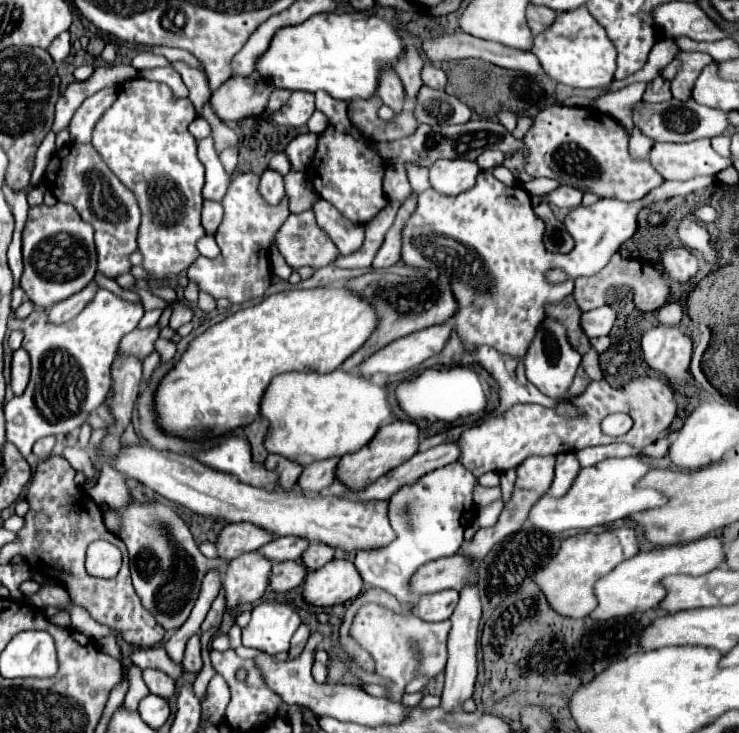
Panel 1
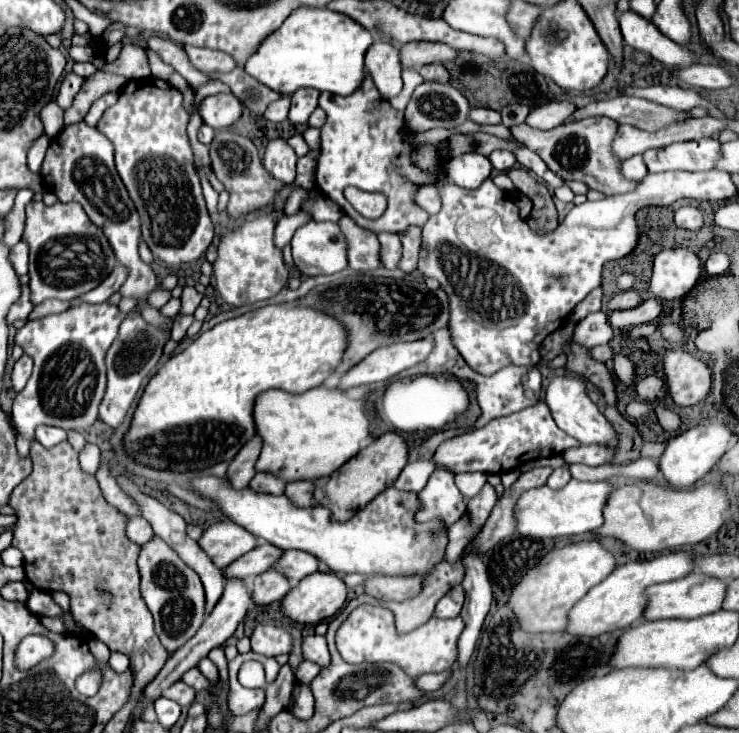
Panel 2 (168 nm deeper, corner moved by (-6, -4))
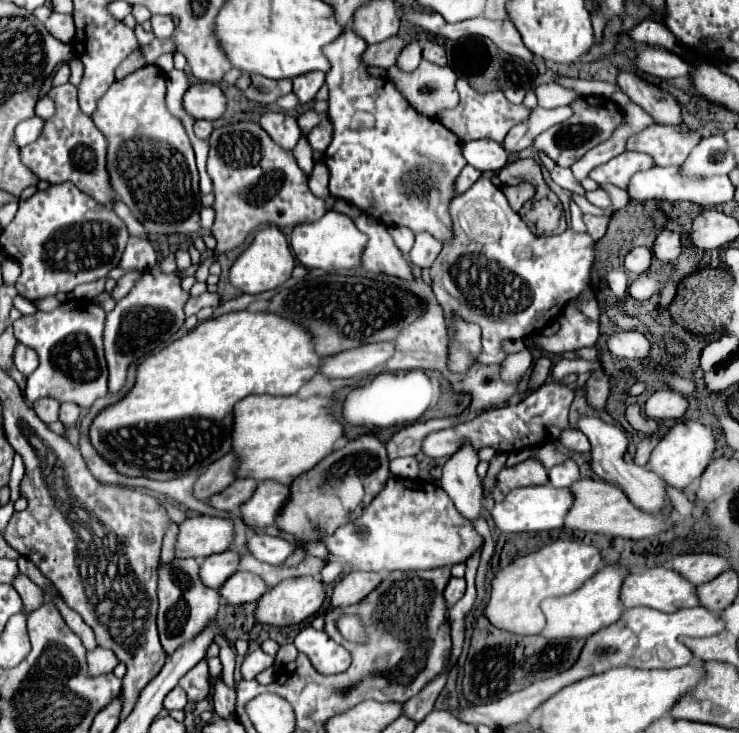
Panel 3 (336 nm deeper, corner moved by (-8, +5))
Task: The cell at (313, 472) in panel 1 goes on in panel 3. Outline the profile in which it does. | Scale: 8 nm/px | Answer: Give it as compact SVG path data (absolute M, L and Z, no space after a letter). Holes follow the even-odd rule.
M263 481L253 491L251 499L247 499L239 507L239 515L247 527L265 529L275 523L287 497L289 497L287 485L281 485L277 481Z

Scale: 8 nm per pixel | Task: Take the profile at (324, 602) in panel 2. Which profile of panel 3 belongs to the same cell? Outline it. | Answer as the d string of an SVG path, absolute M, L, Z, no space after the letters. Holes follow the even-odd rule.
M317 577L285 579L271 587L261 601L257 601L253 617L261 625L297 625L319 611L323 601L325 585Z

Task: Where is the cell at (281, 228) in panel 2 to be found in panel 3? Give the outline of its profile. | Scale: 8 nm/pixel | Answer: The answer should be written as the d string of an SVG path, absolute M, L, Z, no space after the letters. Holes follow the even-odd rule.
M317 161L315 169L313 169L311 177L309 177L309 187L317 197L327 199L329 197L329 187L327 185L329 185L329 169L325 167L323 161Z

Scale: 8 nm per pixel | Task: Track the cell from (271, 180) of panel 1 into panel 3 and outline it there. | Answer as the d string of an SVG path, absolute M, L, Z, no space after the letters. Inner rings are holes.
M267 111L261 115L259 125L271 135L271 139L281 145L283 149L293 149L301 137L301 129L297 125L297 119L287 113L273 113Z

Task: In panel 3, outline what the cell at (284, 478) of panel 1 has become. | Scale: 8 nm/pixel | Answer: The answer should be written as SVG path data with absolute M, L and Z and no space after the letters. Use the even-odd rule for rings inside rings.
M235 479L225 491L207 499L207 503L219 511L233 511L253 495L255 487L257 487L257 481L253 479Z

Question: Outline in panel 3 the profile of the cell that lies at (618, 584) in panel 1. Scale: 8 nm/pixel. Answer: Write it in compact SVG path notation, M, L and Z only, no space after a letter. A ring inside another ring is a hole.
M607 565L605 569L597 571L585 587L579 587L577 591L565 595L565 597L553 597L545 599L541 603L541 611L545 613L545 629L539 635L545 635L547 639L587 639L589 635L597 633L603 627L613 625L621 617L621 603L619 603L619 589L625 579L625 569L619 565Z

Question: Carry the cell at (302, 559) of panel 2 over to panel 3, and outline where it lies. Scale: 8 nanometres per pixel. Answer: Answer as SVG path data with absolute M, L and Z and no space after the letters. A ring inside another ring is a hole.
M267 533L249 535L245 545L247 545L247 551L255 559L259 559L263 563L269 563L269 565L281 565L295 551L293 543L287 543L281 537L271 537Z

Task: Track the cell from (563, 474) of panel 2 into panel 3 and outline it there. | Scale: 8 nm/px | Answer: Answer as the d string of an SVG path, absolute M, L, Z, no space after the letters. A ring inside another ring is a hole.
M565 461L561 465L555 465L551 471L549 471L549 483L553 487L569 487L573 481L579 481L581 475L579 475L579 467L575 461Z

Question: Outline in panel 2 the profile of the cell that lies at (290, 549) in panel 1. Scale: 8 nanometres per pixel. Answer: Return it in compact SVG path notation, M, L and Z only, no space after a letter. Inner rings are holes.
M261 542L253 552L247 552L239 560L235 560L235 564L227 566L225 576L249 580L257 574L267 572L275 564L275 560L279 560L279 556L283 556L283 550L279 550L277 546L273 546L269 542Z

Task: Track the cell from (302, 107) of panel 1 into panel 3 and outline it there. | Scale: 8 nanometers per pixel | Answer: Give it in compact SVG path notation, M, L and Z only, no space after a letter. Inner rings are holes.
M311 71L305 75L297 75L297 79L293 79L293 93L299 97L301 103L307 103L317 95L323 83L325 83L323 71Z

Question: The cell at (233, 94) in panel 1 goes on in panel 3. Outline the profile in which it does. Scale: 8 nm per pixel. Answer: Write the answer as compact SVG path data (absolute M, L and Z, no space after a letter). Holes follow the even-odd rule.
M195 83L183 95L183 109L193 119L215 121L225 111L225 95L213 83Z

